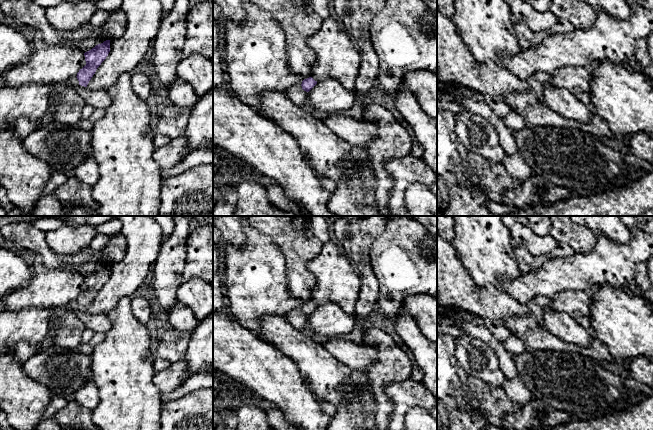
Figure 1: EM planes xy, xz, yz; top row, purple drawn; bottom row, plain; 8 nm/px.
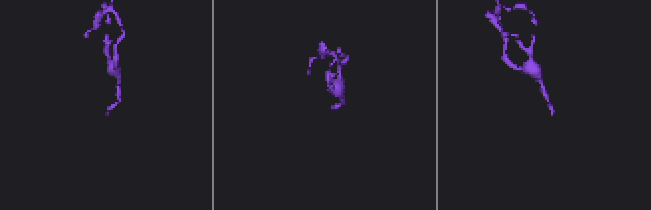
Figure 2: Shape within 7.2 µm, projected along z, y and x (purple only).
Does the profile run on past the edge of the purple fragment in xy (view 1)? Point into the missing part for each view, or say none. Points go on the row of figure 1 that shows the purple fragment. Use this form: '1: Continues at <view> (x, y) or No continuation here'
1: Continues at xy (73, 82)

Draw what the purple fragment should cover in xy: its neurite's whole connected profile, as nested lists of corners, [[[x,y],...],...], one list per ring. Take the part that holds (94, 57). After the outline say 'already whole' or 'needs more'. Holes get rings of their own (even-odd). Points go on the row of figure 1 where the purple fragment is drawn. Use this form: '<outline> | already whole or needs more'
[[[106,40],[101,44],[96,45],[91,50],[84,53],[86,65],[79,70],[77,76],[71,78],[65,83],[55,84],[53,89],[60,93],[66,87],[75,88],[77,85],[87,87],[89,81],[95,74],[97,68],[106,59],[110,52],[110,40]]] | needs more

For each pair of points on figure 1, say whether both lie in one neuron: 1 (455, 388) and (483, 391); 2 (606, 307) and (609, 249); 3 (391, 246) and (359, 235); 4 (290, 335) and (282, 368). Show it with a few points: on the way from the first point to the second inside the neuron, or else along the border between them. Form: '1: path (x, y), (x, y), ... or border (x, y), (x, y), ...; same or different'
1: path (462, 391), (476, 391); same
2: border (621, 287), (595, 286), (592, 289); different
3: border (386, 226), (371, 247), (369, 263); different
4: border (266, 342), (286, 355), (301, 373); different

